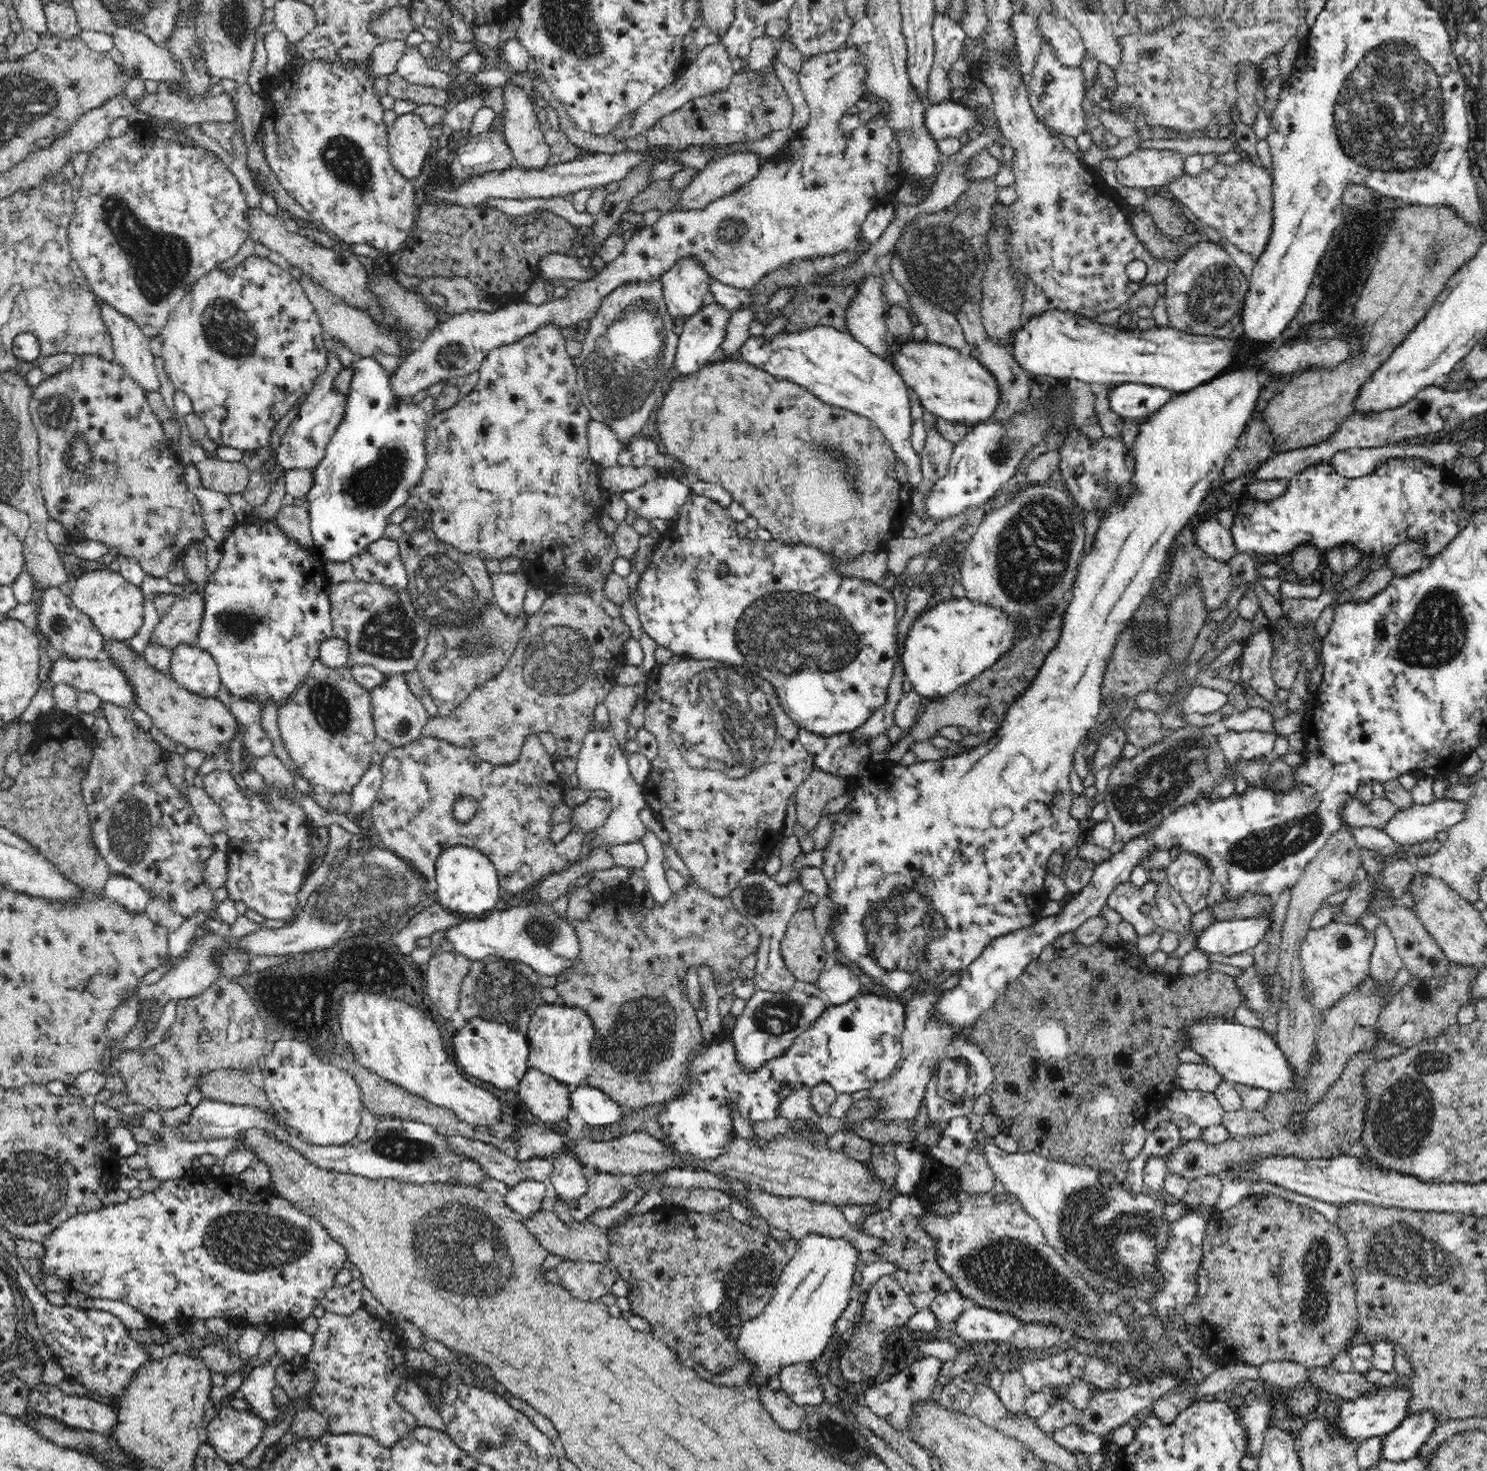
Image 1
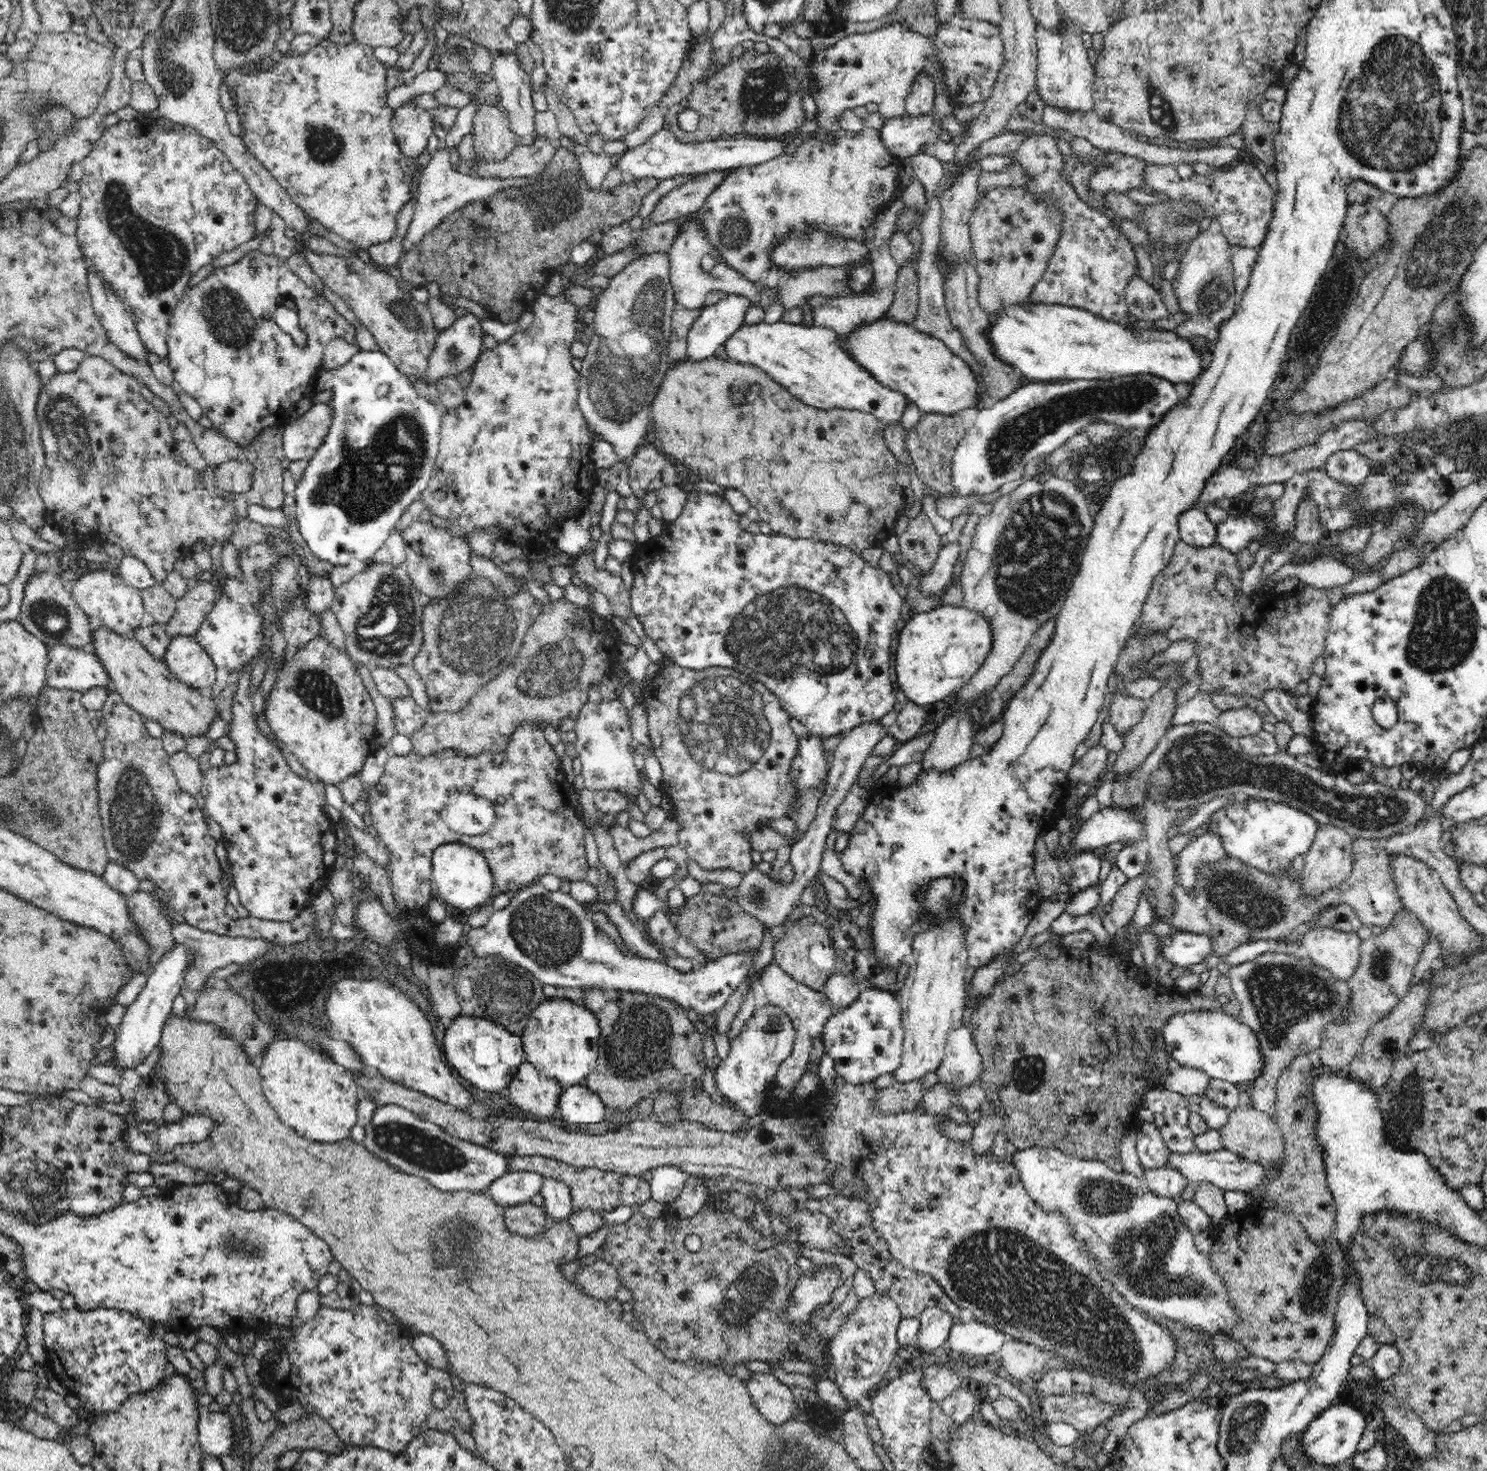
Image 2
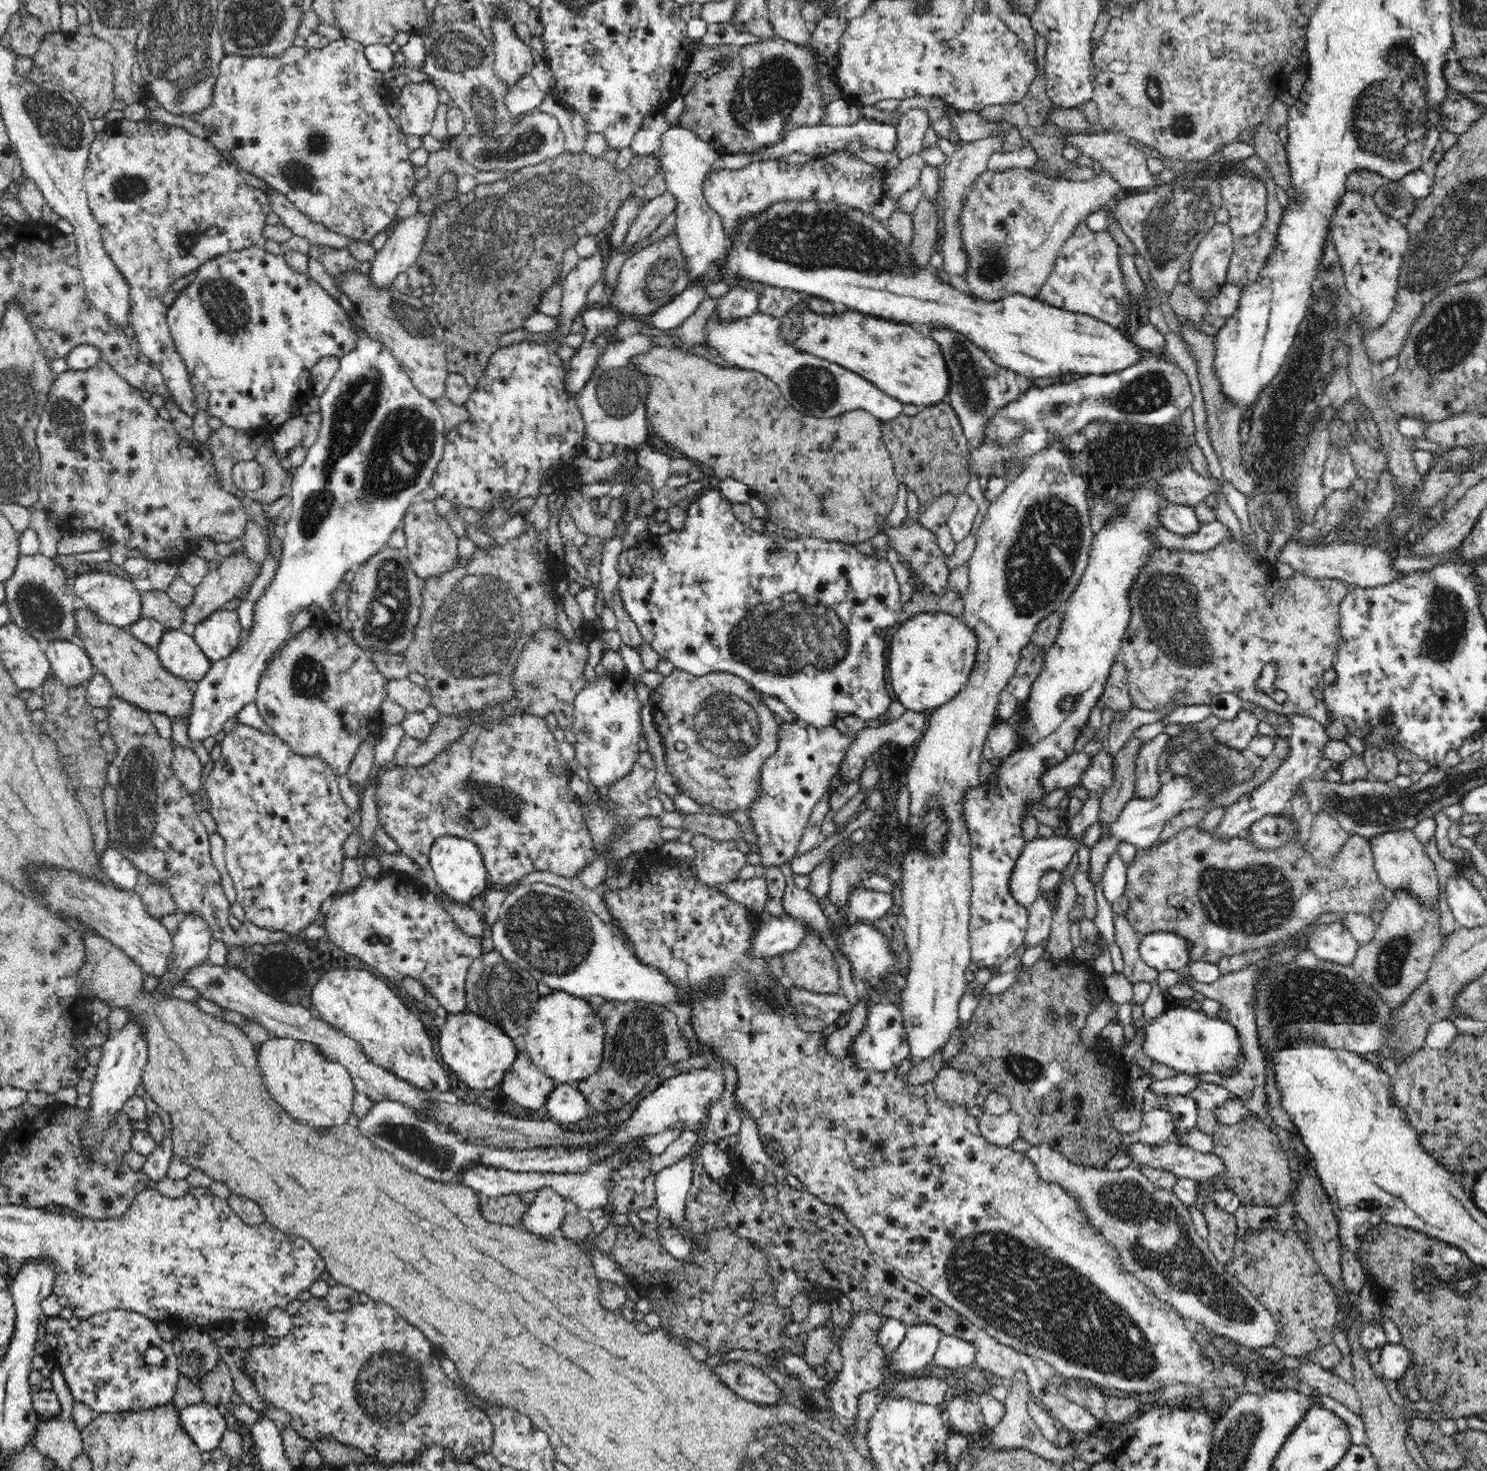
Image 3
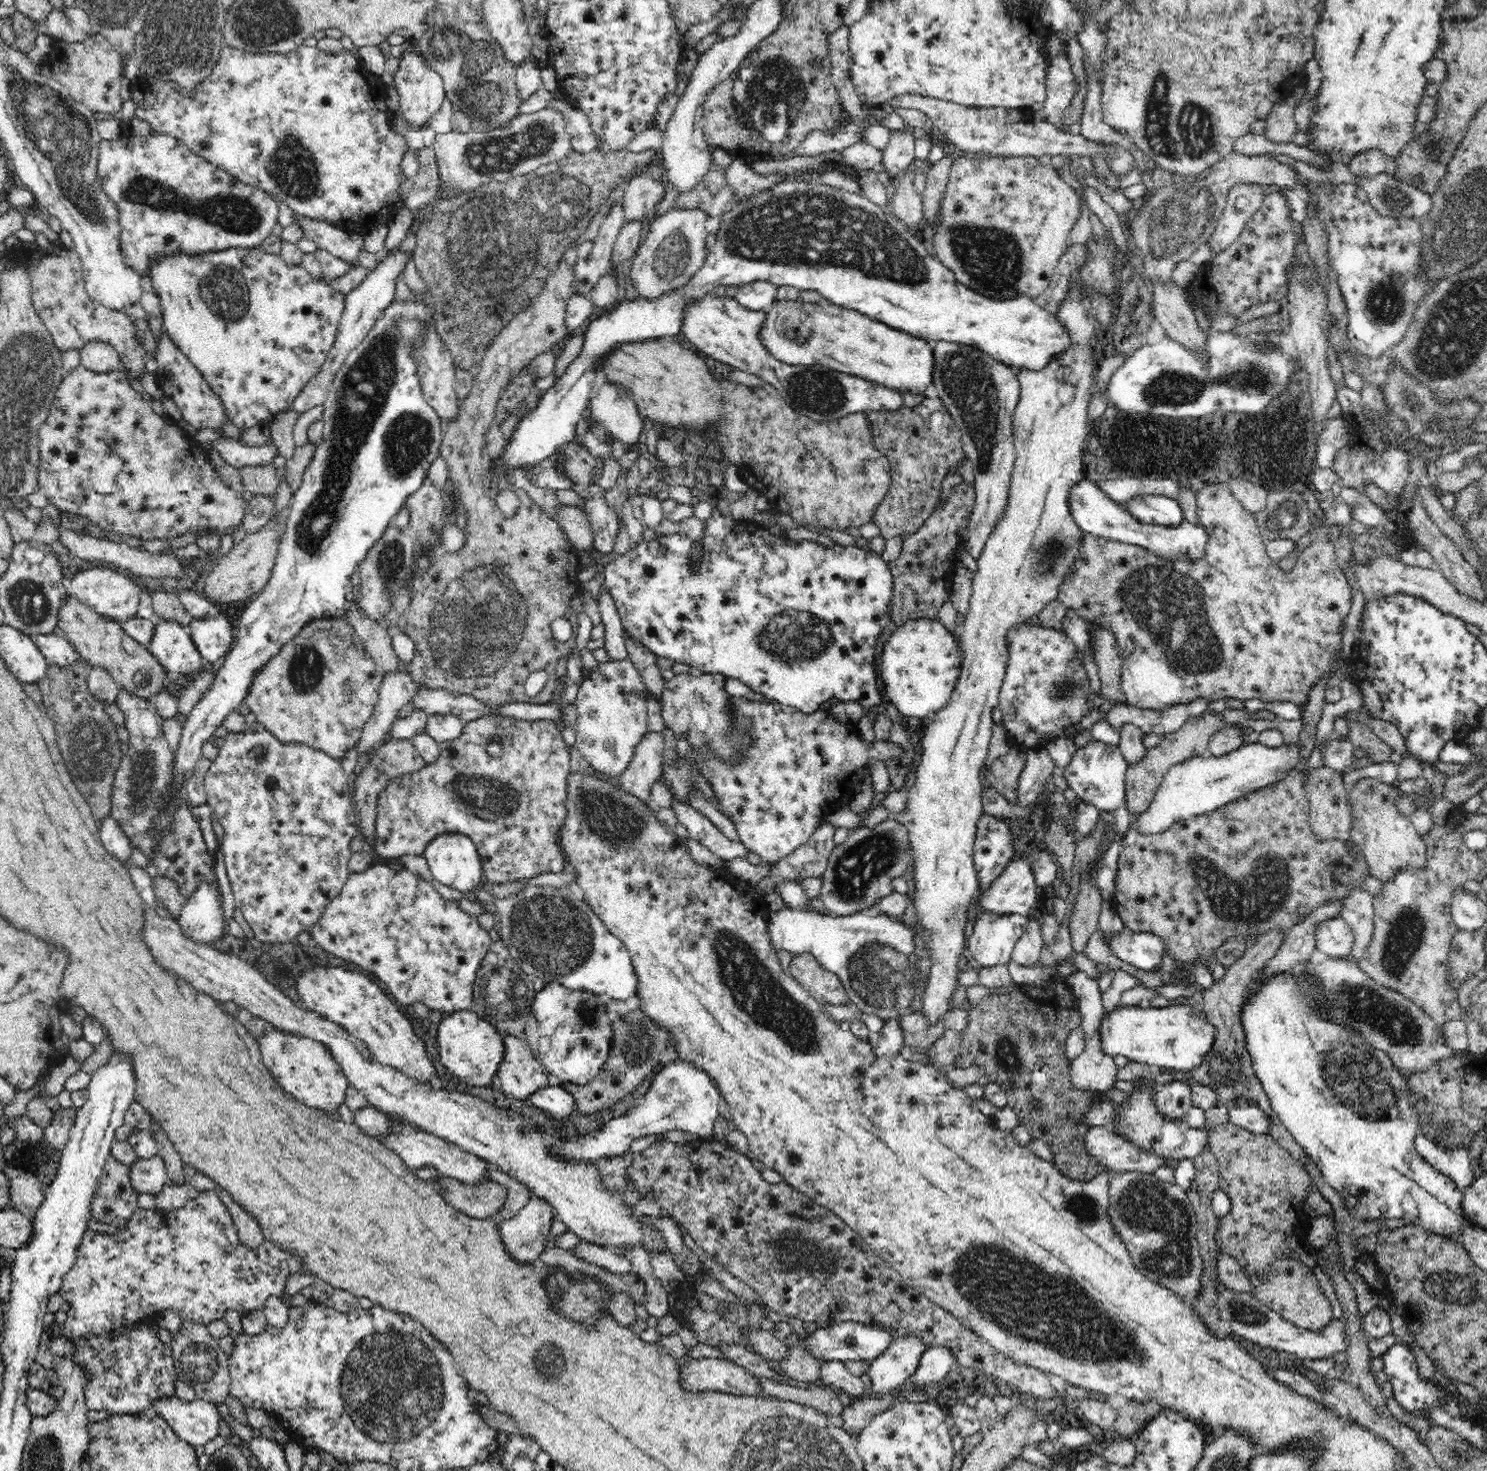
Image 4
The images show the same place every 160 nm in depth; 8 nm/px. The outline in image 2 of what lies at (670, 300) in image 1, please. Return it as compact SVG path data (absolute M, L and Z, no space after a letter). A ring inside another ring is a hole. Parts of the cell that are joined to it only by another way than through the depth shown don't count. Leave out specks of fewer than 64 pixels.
M693 214L684 216L684 224L682 224L682 232L668 250L670 259L670 283L674 289L675 304L679 308L694 310L704 305L704 299L708 292L712 290L720 290L724 295L740 295L746 297L753 306L761 306L766 313L765 320L767 324L774 324L782 321L785 312L782 301L778 299L778 288L764 287L759 281L745 280L744 276L721 260L719 252L708 244L705 240L697 222L693 222Z

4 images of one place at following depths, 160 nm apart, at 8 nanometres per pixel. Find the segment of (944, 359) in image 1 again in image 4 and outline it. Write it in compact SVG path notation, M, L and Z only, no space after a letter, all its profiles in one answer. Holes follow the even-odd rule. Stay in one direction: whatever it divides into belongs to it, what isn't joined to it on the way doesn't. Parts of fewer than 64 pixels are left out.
M798 298L793 301L776 299L767 313L760 337L776 359L806 366L826 366L842 373L856 375L904 394L906 391L922 394L932 383L934 350L923 338L907 331L896 330L877 322L857 310L832 303L827 307L808 303Z

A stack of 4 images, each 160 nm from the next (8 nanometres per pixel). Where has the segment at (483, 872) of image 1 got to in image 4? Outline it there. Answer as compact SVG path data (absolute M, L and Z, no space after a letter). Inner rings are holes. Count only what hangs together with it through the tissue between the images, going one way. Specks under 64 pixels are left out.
M444 833L431 840L422 854L427 860L433 878L440 884L460 890L460 892L474 891L481 886L483 866L477 846L468 835L460 833Z

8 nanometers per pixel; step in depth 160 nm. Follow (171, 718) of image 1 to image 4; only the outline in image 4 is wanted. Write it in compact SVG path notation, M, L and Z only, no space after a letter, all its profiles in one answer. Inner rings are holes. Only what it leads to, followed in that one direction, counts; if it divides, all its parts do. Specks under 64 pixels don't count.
M73 594L66 598L66 604L59 610L58 628L71 641L72 647L80 657L94 667L106 669L116 681L118 688L124 689L125 692L142 697L144 700L151 700L164 690L169 696L176 698L182 694L182 685L178 684L176 678L156 661L146 645L128 636L121 623L98 614Z

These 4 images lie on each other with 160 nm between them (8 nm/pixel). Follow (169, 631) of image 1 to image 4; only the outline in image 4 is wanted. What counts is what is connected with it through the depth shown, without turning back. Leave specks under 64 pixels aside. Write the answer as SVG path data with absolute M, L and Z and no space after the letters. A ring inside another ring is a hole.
M288 510L285 514L276 515L262 526L259 532L247 534L242 542L234 544L228 554L217 560L217 564L209 571L209 574L200 581L202 594L211 602L238 602L255 596L266 586L272 575L272 567L275 564L280 540L285 533L285 524Z

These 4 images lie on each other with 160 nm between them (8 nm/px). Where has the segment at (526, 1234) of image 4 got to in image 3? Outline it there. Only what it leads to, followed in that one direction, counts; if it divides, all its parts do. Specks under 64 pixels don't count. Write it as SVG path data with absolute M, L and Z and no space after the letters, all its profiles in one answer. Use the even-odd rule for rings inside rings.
M542 1187L521 1218L520 1228L536 1235L552 1234L562 1226L571 1210L570 1203L553 1187Z

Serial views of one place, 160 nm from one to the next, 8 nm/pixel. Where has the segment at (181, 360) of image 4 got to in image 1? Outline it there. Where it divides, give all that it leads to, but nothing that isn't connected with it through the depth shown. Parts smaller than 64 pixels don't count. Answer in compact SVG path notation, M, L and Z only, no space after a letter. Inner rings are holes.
M126 131L121 137L106 138L89 153L88 165L81 176L80 196L74 200L74 210L68 223L66 240L68 241L68 252L80 267L82 274L86 277L88 288L97 296L99 302L132 319L146 336L152 337L158 336L176 305L186 296L196 281L199 281L211 270L218 269L222 262L236 256L238 248L248 238L249 224L244 217L246 203L240 185L227 166L215 159L211 152L201 149L199 146L186 147L176 140L159 139L158 137L154 138L154 136L147 136L148 140L145 143L144 135L139 132L134 133L134 135L131 134Z

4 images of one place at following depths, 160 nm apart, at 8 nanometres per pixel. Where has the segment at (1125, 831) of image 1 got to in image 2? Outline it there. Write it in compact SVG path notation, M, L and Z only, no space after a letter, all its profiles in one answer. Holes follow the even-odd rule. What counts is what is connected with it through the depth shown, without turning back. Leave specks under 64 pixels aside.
M1200 722L1194 725L1182 724L1170 726L1166 734L1158 740L1156 748L1148 754L1140 766L1127 775L1115 775L1111 781L1099 781L1093 791L1098 803L1103 808L1135 810L1145 814L1144 806L1147 801L1164 805L1164 808L1176 812L1182 808L1200 806L1215 797L1246 796L1254 799L1286 803L1298 810L1306 811L1316 818L1320 825L1333 824L1346 830L1351 837L1360 836L1363 839L1385 840L1394 834L1404 833L1424 819L1428 805L1423 793L1416 793L1410 788L1388 787L1369 780L1368 782L1351 784L1345 775L1332 774L1326 768L1314 769L1306 765L1303 758L1293 757L1286 752L1273 755L1251 755L1244 752L1238 739L1226 734L1214 723Z

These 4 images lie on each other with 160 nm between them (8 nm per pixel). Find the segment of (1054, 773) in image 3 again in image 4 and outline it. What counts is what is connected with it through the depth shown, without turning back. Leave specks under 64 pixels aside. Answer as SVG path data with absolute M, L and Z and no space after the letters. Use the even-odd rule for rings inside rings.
M1048 749L1025 750L1025 765L1019 776L1016 792L1016 801L1020 806L1032 806L1036 804L1040 793L1044 792L1046 783L1052 776L1053 770L1057 769Z

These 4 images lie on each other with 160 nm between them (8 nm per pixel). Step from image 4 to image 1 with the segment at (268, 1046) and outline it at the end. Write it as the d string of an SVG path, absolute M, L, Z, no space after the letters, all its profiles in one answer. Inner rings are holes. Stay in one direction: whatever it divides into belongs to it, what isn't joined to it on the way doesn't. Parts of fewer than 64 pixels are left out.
M295 1039L280 1040L274 1044L272 1054L265 1058L263 1069L264 1091L270 1106L279 1116L280 1122L294 1129L298 1136L315 1146L349 1147L349 1142L358 1134L361 1123L363 1104L360 1087L353 1076L336 1067L332 1063L326 1064L315 1056L312 1047L305 1042Z

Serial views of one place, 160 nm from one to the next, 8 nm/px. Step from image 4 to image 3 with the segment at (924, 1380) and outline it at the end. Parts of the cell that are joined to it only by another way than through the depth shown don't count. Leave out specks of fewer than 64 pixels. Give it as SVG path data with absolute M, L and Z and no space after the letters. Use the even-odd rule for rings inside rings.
M944 1335L931 1363L947 1369L973 1367L976 1351L969 1342L956 1335Z

